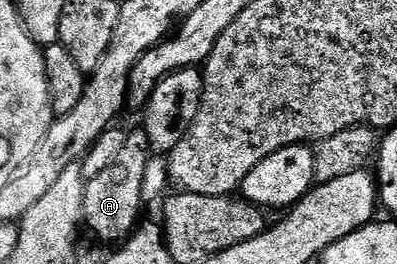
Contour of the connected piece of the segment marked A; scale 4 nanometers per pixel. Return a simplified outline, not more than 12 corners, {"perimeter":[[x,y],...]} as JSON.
{"perimeter":[[144,129],[129,131],[115,161],[83,193],[84,226],[120,244],[138,226]]}

